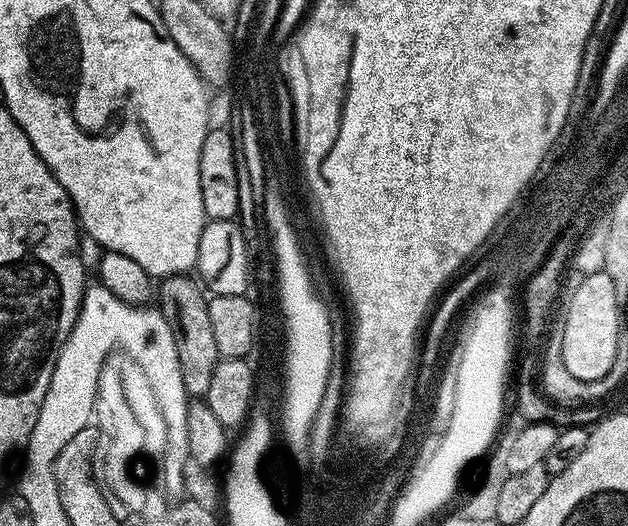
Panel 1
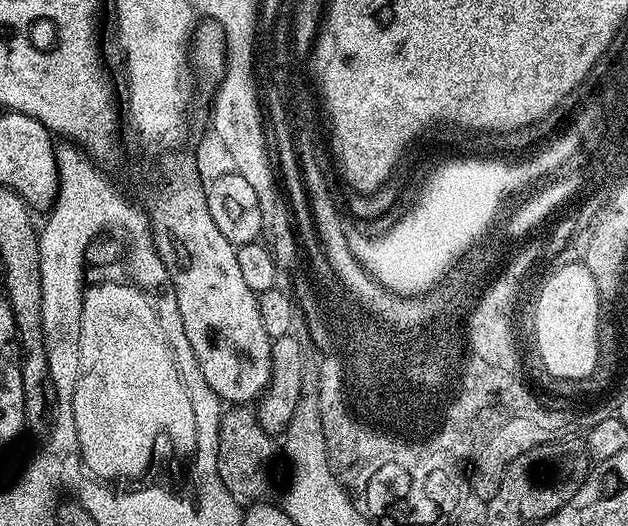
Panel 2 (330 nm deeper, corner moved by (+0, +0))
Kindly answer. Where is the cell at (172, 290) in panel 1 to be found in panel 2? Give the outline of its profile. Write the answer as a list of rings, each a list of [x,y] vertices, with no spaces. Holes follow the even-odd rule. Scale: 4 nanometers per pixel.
[[[232,406],[225,411],[222,426],[218,430],[218,475],[222,478],[222,486],[230,490],[230,498],[241,506],[259,504],[269,499],[268,491],[272,488],[272,463],[278,456],[278,444],[273,433],[265,431],[257,420],[257,413],[248,406]]]

